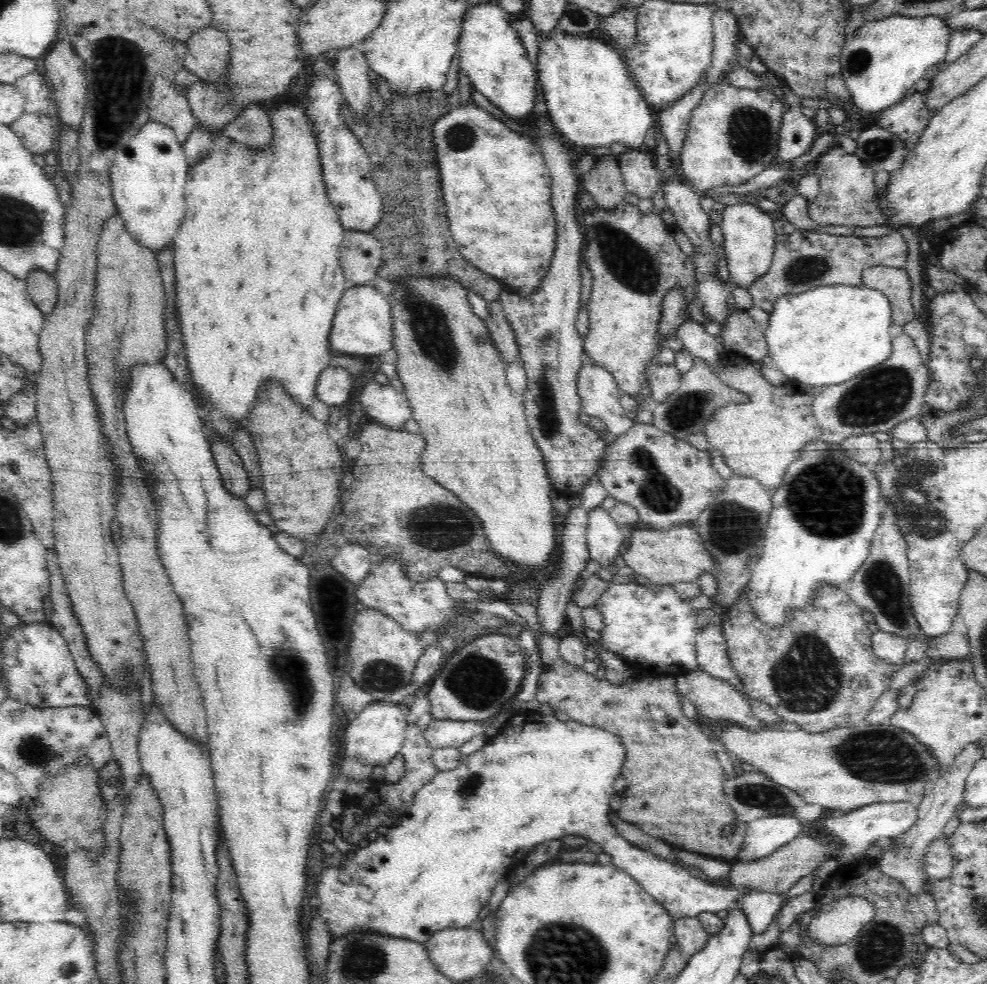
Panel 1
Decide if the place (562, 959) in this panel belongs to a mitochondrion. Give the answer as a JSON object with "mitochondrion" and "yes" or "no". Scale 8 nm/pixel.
{"mitochondrion":"yes"}

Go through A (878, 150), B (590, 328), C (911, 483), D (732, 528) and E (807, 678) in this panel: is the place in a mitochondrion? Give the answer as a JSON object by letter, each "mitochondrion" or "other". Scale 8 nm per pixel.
{"A":"mitochondrion","B":"other","C":"mitochondrion","D":"mitochondrion","E":"mitochondrion"}

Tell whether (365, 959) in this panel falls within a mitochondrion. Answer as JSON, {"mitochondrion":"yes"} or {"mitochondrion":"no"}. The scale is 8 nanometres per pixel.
{"mitochondrion":"yes"}

